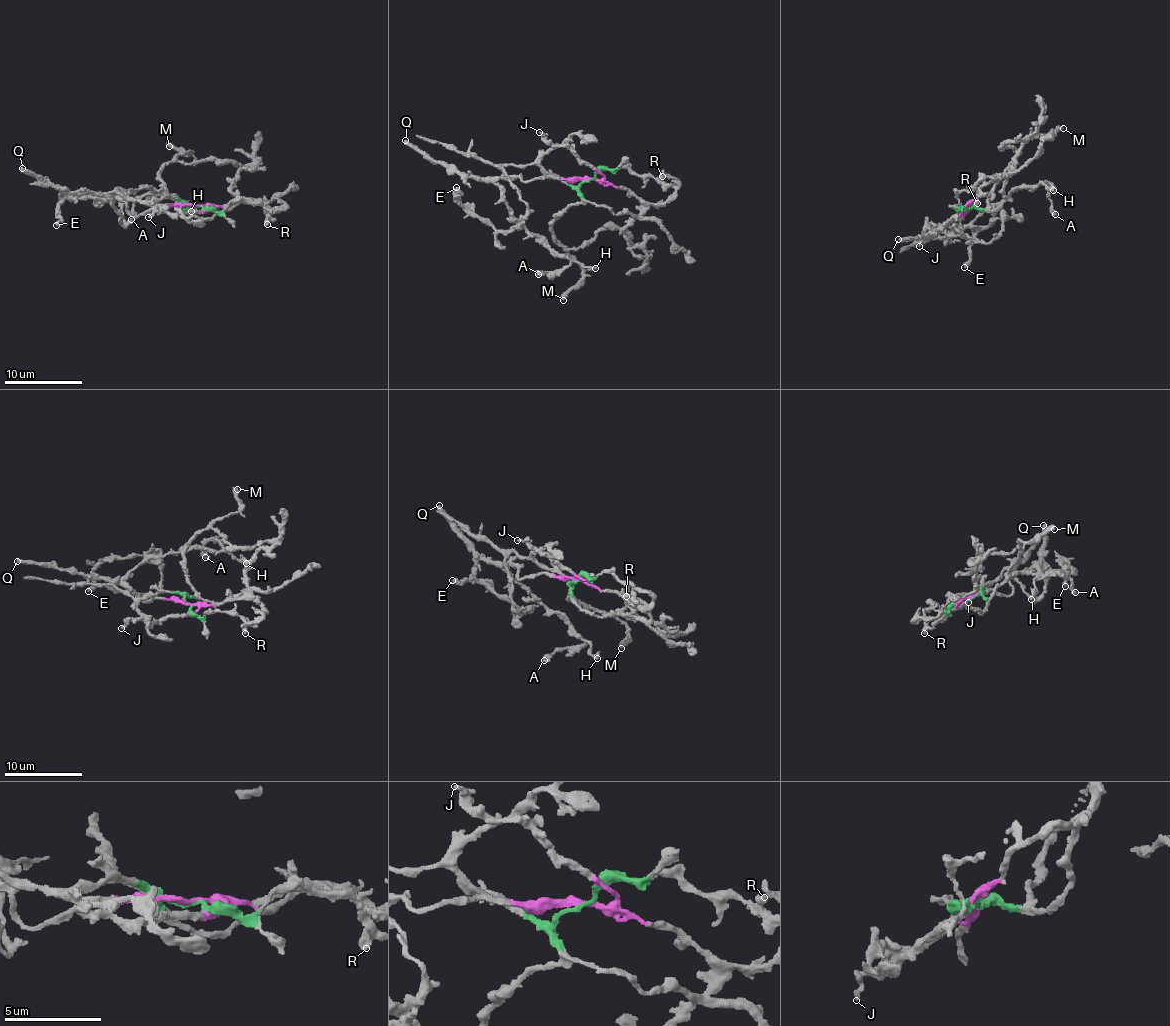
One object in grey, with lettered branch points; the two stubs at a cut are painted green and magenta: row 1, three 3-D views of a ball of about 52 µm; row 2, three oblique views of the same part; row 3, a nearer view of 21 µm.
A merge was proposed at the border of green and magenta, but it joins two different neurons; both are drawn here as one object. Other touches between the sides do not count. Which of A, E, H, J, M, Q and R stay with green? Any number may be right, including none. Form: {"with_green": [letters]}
{"with_green": ["E", "M", "R"]}

